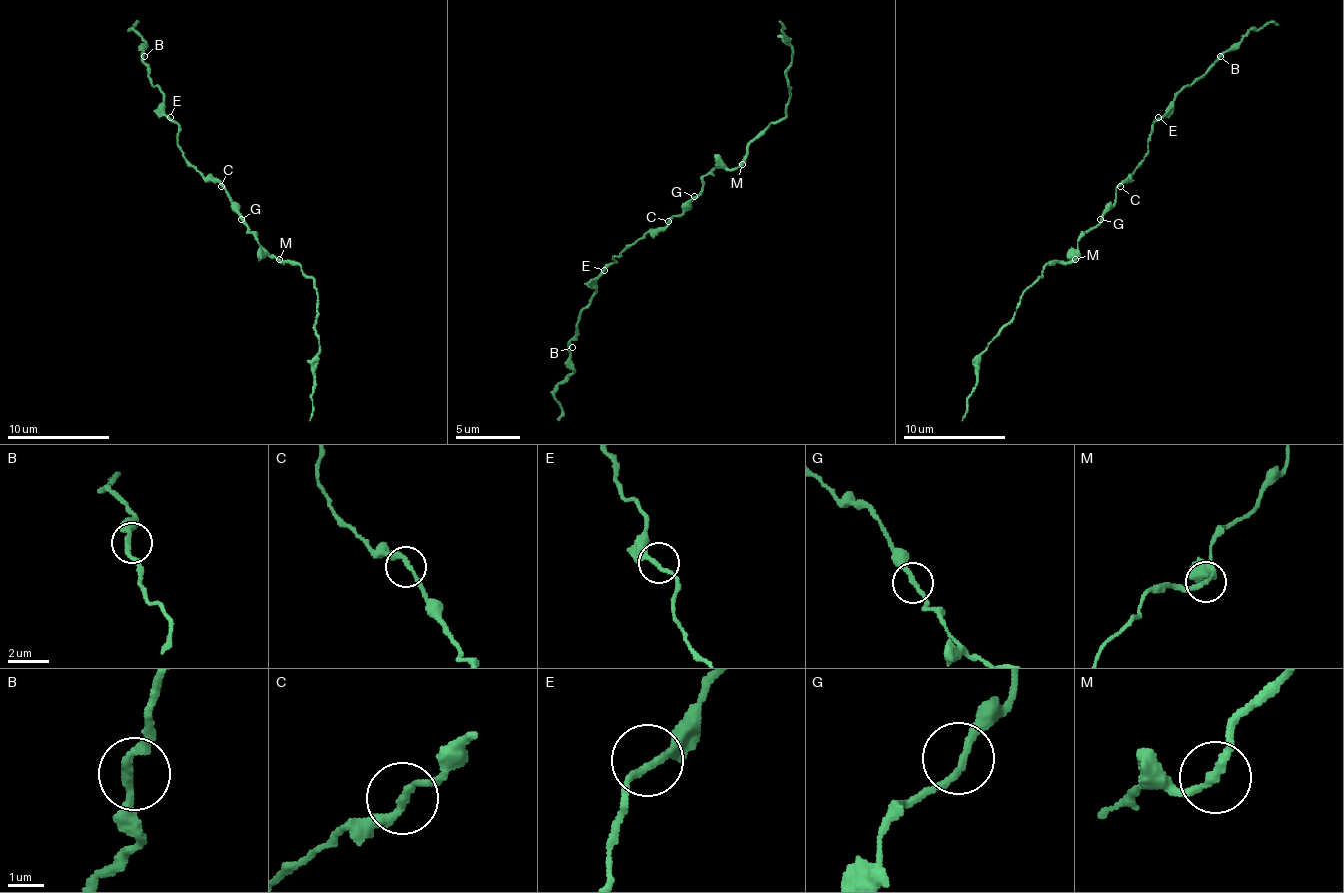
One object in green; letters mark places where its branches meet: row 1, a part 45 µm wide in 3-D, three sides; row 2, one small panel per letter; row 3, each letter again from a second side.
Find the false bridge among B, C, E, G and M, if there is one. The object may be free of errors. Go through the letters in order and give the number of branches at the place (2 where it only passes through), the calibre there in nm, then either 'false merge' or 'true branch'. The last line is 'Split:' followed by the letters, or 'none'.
B: branches 2; calibre 200 nm; true branch
C: branches 2; calibre 200 nm; true branch
E: branches 2; calibre 200 nm; true branch
G: branches 2; calibre 200 nm; true branch
M: branches 2; calibre 200 nm; true branch
Split: none

